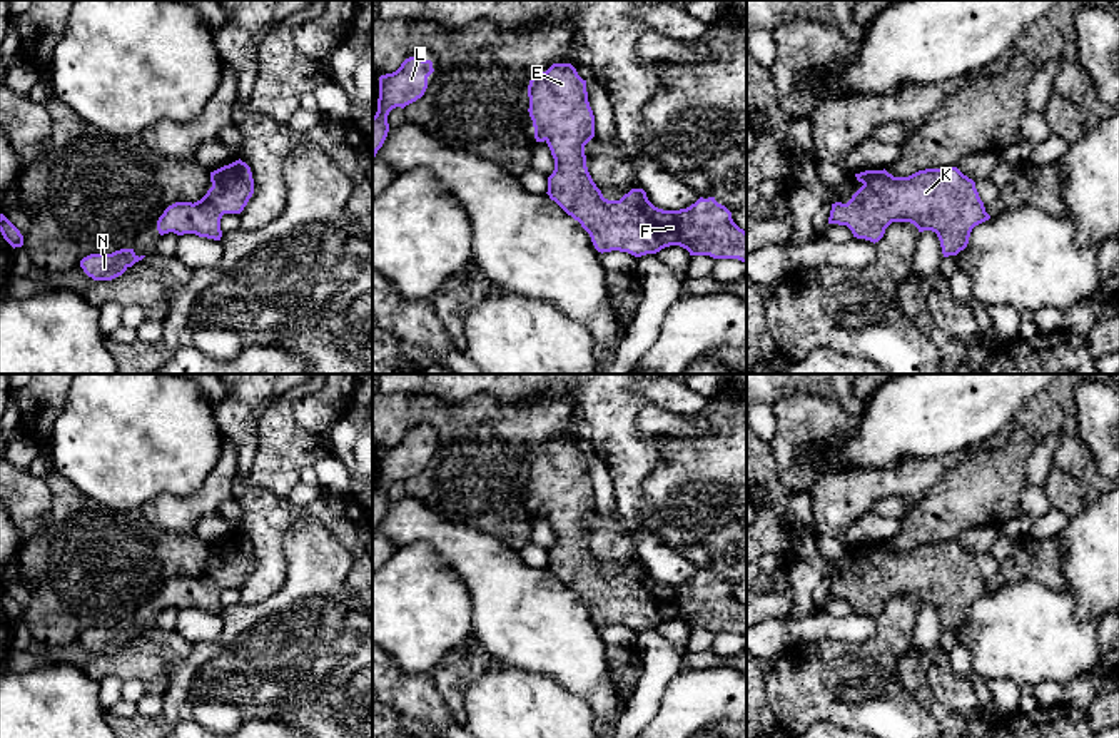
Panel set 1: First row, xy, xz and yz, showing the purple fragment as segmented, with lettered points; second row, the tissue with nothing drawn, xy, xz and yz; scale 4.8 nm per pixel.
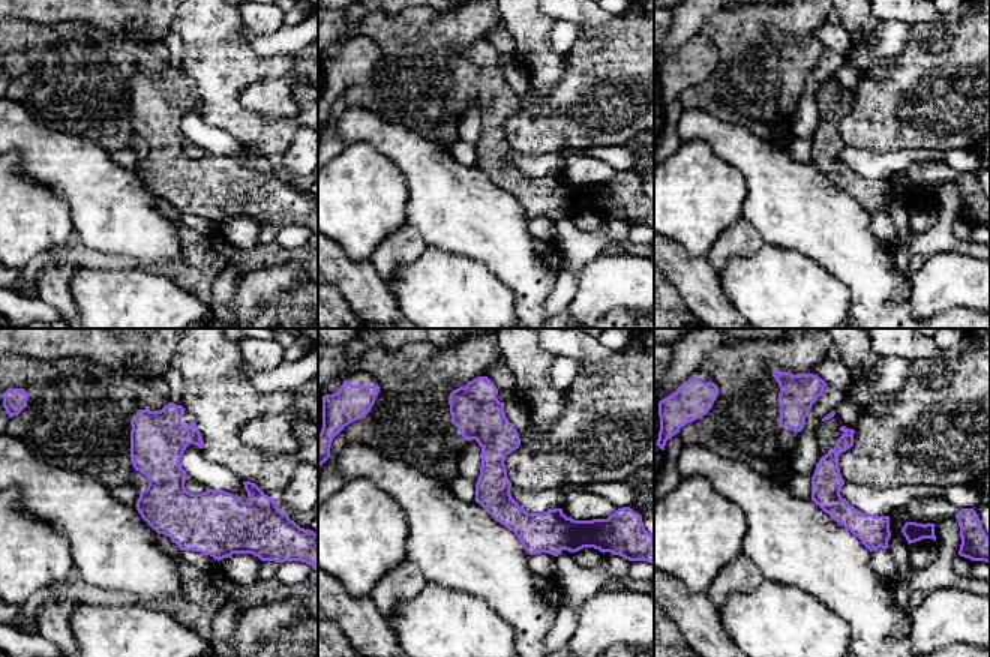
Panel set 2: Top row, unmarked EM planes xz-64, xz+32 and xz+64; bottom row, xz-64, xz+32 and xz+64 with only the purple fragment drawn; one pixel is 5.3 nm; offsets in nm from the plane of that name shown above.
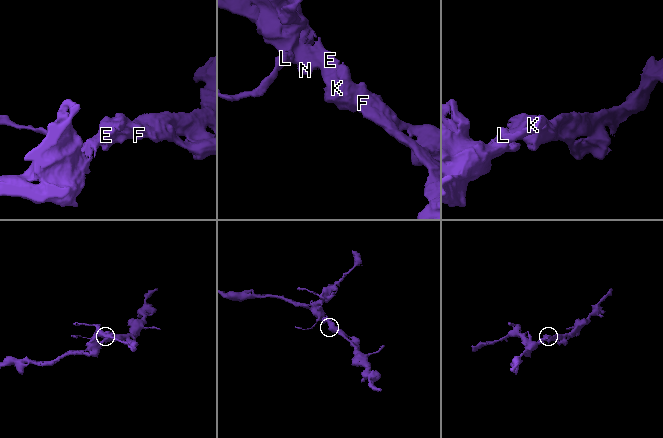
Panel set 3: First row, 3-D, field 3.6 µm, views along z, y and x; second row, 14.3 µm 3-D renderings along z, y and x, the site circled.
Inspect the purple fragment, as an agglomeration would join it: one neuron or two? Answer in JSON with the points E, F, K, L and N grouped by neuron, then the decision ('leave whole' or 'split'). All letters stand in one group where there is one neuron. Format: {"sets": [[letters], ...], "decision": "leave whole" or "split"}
{"sets": [["E", "F", "K", "L", "N"]], "decision": "leave whole"}

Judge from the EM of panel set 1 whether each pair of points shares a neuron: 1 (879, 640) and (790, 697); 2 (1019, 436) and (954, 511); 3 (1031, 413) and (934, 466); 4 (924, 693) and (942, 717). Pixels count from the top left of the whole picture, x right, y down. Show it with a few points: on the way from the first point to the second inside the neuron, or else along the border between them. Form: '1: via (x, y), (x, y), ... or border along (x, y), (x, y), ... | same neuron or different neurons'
1: via (854, 650), (827, 650), (804, 672) | same neuron
2: via (1011, 454), (972, 493) | same neuron
3: border along (964, 451), (937, 480) | different neurons
4: via (926, 698), (939, 712) | same neuron

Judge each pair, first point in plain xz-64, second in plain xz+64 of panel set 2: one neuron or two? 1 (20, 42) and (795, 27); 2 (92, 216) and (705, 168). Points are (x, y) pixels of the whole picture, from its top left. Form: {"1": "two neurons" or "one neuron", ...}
{"1": "one neuron", "2": "two neurons"}

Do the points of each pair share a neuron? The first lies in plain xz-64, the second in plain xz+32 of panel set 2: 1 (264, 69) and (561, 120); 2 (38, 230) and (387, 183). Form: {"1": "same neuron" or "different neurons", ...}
{"1": "different neurons", "2": "same neuron"}

